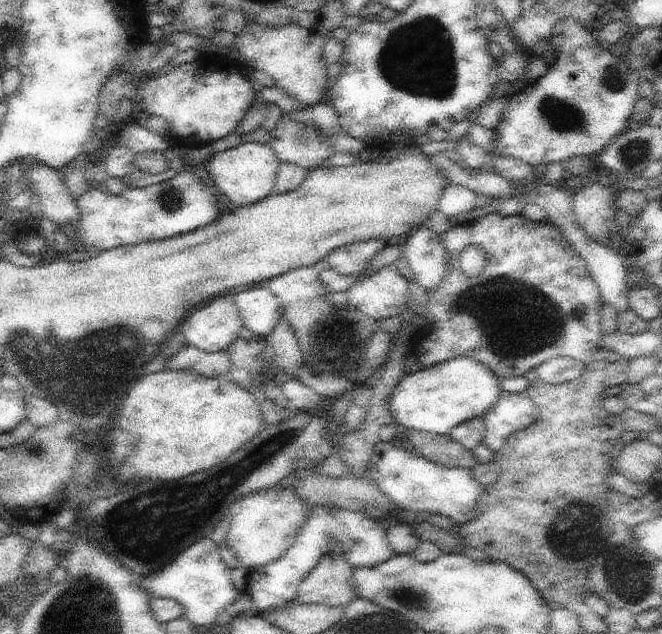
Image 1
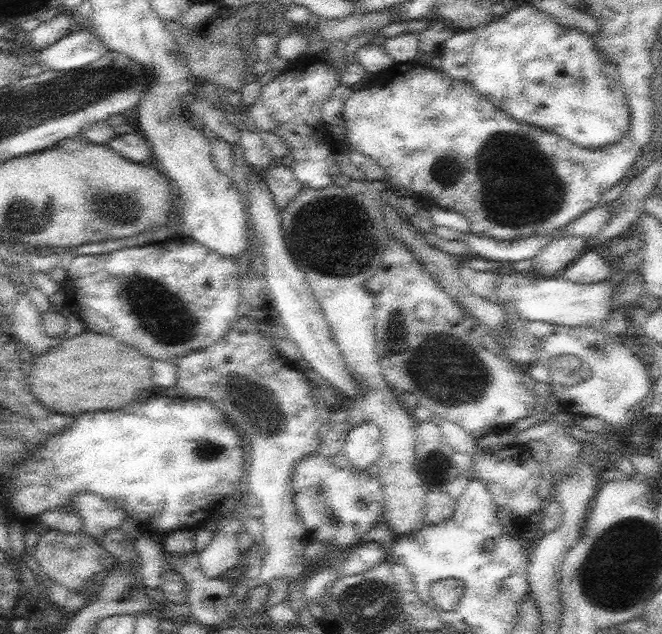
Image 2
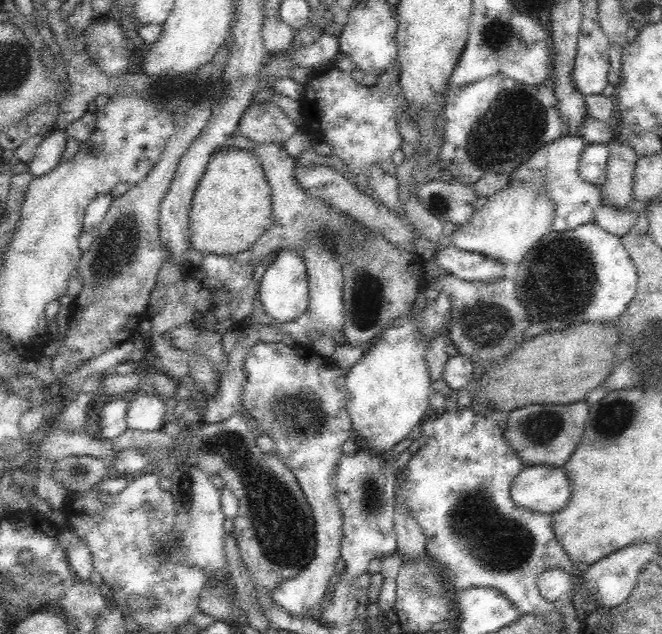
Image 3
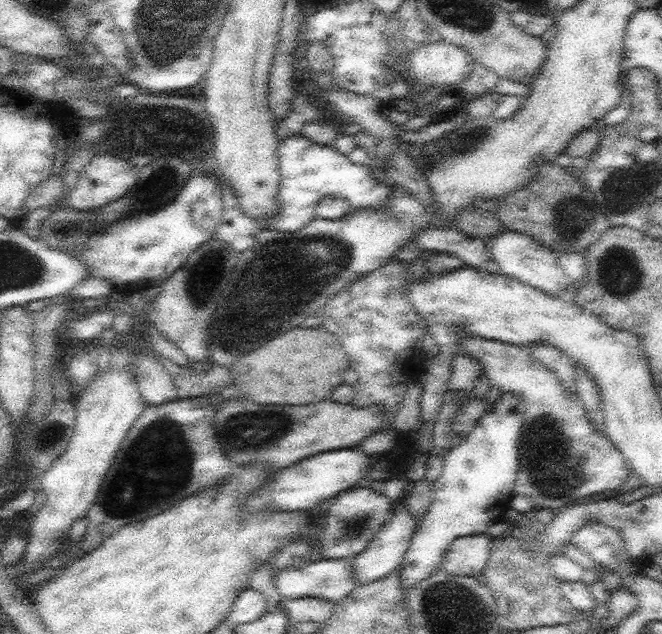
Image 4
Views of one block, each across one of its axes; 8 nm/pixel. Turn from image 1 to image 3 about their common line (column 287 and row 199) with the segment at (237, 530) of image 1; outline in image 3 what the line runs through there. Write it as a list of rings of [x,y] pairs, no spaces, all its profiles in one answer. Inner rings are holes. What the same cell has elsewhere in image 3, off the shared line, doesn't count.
[[[540,179],[535,181],[510,180],[509,183],[478,208],[469,222],[458,225],[453,232],[453,245],[460,250],[472,251],[484,256],[508,260],[508,264],[518,264],[524,254],[552,231],[556,206],[546,189],[548,185]]]

